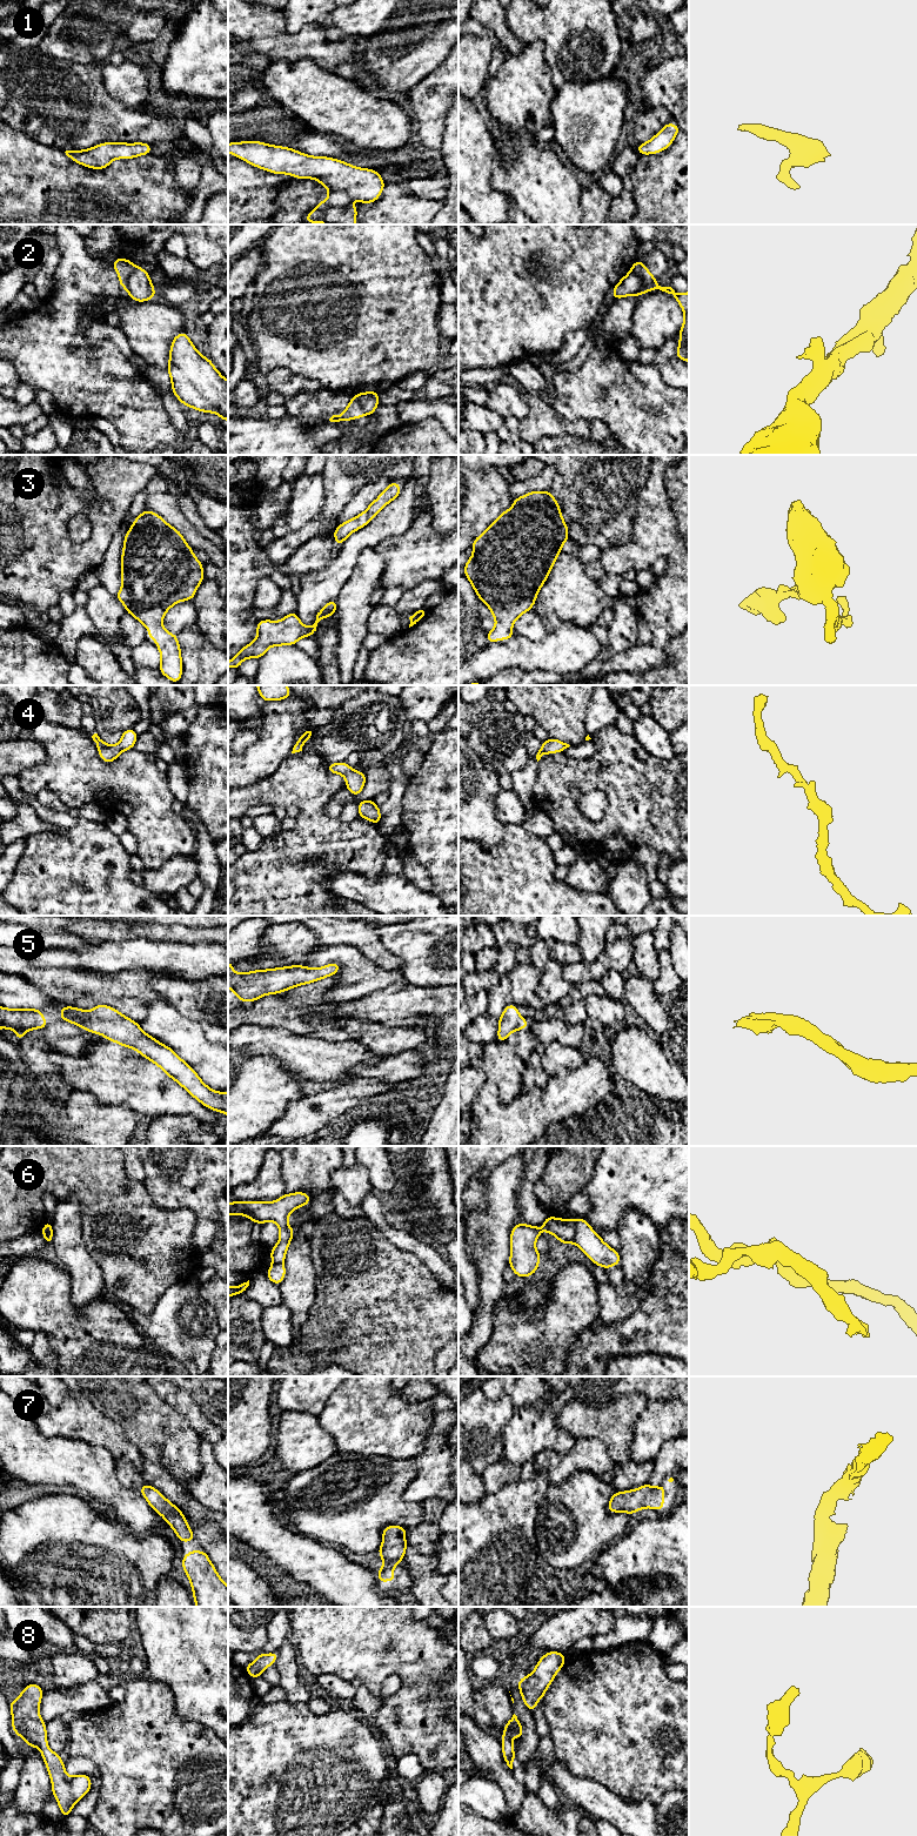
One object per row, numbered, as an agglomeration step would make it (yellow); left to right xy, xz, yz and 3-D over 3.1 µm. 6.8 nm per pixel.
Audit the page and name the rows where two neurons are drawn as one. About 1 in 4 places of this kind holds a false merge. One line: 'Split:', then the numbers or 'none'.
Split: 2, 6

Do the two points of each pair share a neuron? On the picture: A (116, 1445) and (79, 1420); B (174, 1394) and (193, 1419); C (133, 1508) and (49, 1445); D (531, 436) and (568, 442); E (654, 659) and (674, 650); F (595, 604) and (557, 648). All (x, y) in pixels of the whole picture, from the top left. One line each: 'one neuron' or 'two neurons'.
A: one neuron
B: one neuron
C: one neuron
D: two neurons
E: two neurons
F: two neurons

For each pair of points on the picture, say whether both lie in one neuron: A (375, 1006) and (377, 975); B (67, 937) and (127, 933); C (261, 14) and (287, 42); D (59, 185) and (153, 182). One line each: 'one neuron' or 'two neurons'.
A: two neurons
B: one neuron
C: one neuron
D: one neuron

